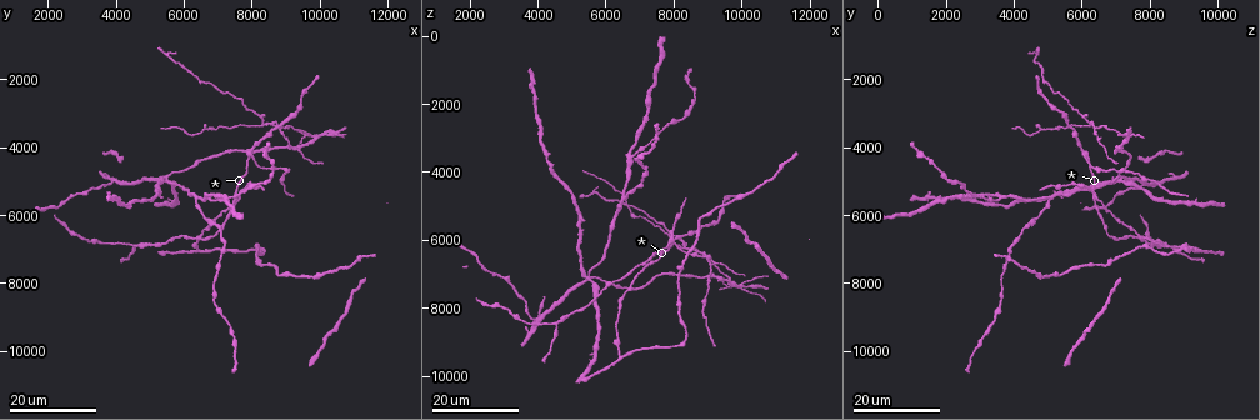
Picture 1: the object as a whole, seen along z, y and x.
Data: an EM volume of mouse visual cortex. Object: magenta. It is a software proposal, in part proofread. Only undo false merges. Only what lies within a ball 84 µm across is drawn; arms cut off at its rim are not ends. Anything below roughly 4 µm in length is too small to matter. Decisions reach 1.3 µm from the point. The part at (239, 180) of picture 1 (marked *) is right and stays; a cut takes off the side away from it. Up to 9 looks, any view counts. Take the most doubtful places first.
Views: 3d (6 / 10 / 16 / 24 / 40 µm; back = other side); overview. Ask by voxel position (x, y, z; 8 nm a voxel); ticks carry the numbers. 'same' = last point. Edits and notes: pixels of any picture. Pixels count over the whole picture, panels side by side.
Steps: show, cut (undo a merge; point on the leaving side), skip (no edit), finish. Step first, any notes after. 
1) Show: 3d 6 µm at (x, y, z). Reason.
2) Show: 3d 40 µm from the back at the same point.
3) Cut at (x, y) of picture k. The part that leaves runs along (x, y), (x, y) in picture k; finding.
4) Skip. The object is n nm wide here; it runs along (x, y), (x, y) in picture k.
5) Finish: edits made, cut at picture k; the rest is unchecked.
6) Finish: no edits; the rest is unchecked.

Show: 3d 24 µm at (10000, 3700, 7300). Looks like a crossing.

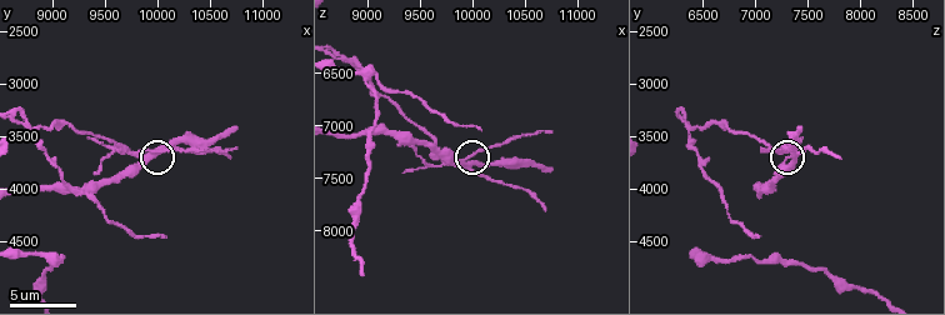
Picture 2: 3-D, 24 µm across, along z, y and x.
Show: 3d 6 µm at (10000, 3680, 7400). Zoom in.

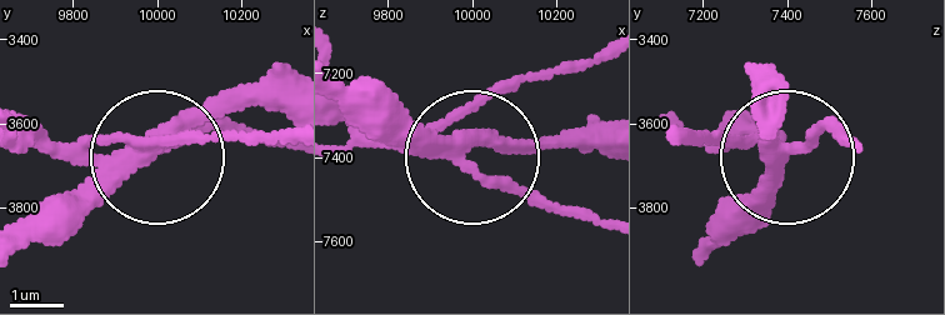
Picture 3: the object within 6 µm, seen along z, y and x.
Show: 3d 6 µm from the back at (9990, 3660, 7375).

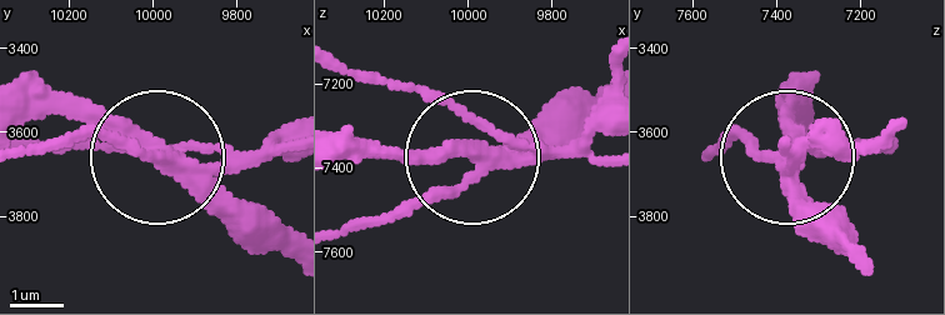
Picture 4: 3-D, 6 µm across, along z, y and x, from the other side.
Cut at (278, 146) of picture 4. The side arm is 7 µm long; the part that leaves runs along (513, 164), (575, 138), (603, 96) in picture 4; two neurons meet here.

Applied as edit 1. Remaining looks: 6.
Show: overview.

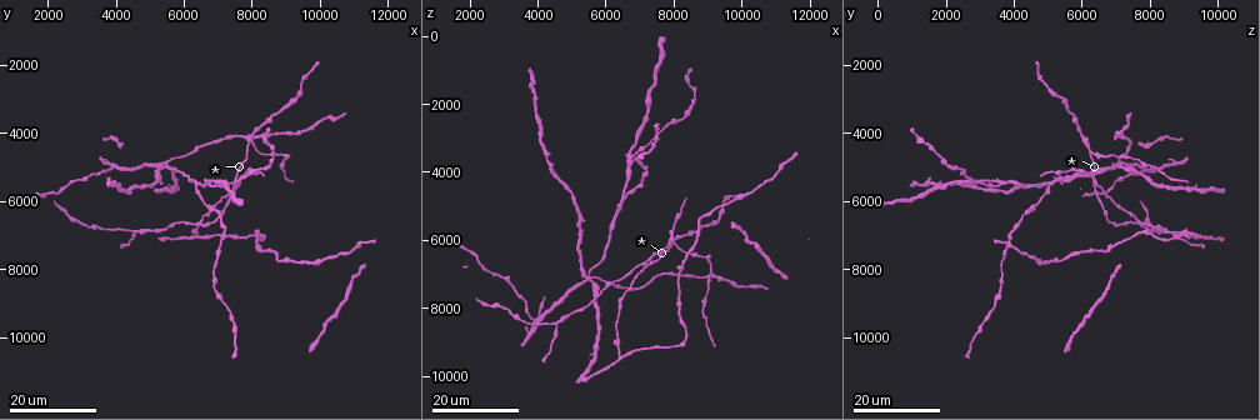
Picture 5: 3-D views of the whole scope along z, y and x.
Show: 3d 24 µm at (6700, 5500, 3600).

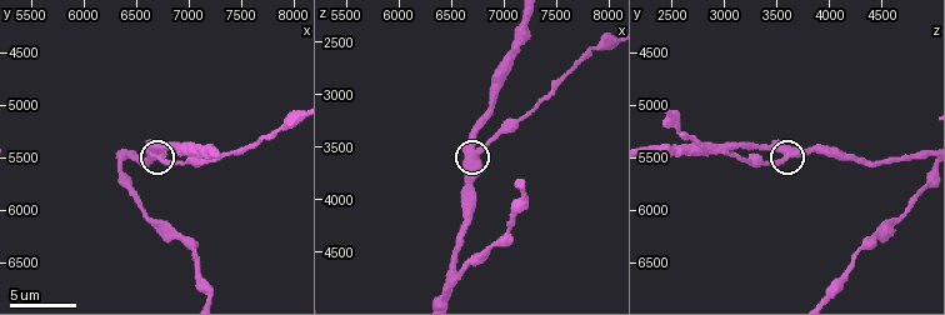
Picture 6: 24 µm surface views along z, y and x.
Show: 3d 10 µm at (6720, 5440, 3560).

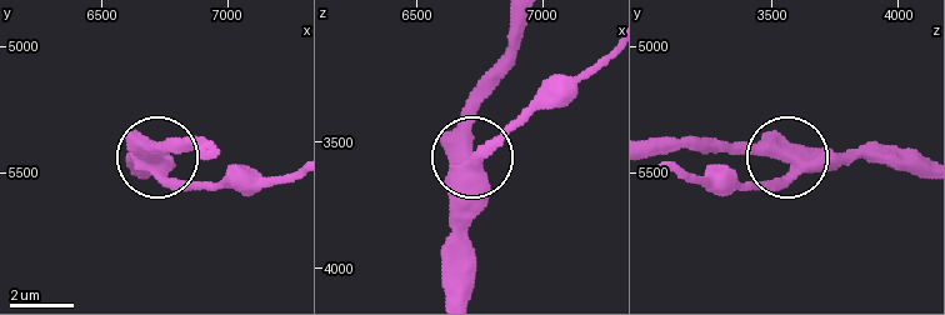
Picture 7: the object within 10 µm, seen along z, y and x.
Skip. One neuron here.

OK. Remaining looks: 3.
Show: 3d 16 µm at (8000, 4300, 6100).

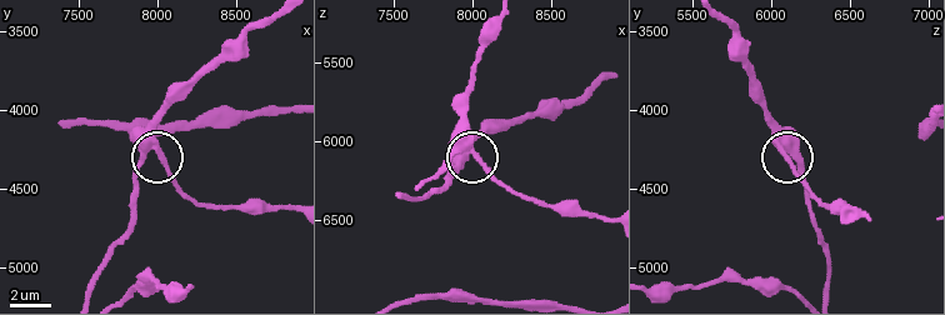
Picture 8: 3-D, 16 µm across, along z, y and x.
Show: 3d 10 µm at (8020, 4240, 6040).

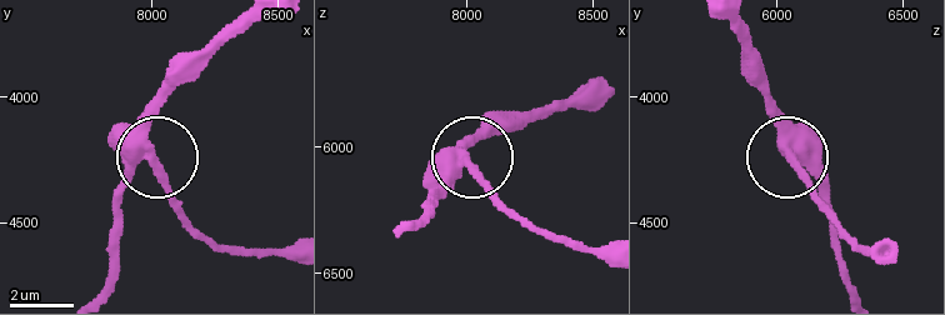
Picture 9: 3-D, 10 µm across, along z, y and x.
Show: 3d 6 µm at (8000, 4250, 6070). Closer look.

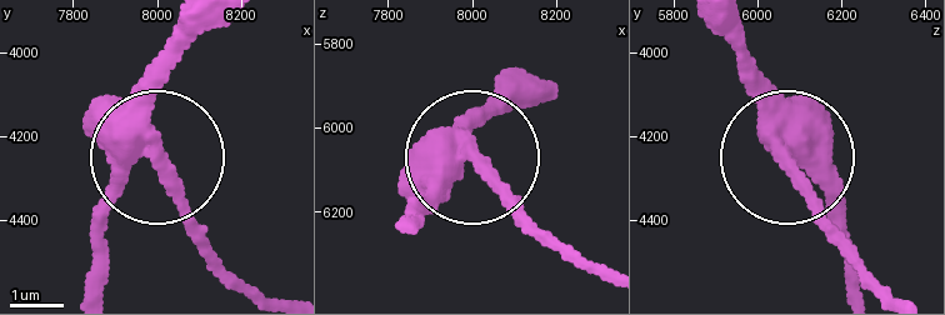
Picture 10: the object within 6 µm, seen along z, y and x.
Skip. It runs along (411, 229), (465, 161), (479, 111) in picture 10; continuous, no second neuron.

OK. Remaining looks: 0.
Finish: edits made, cut at picture 4; the rest is unchecked.

